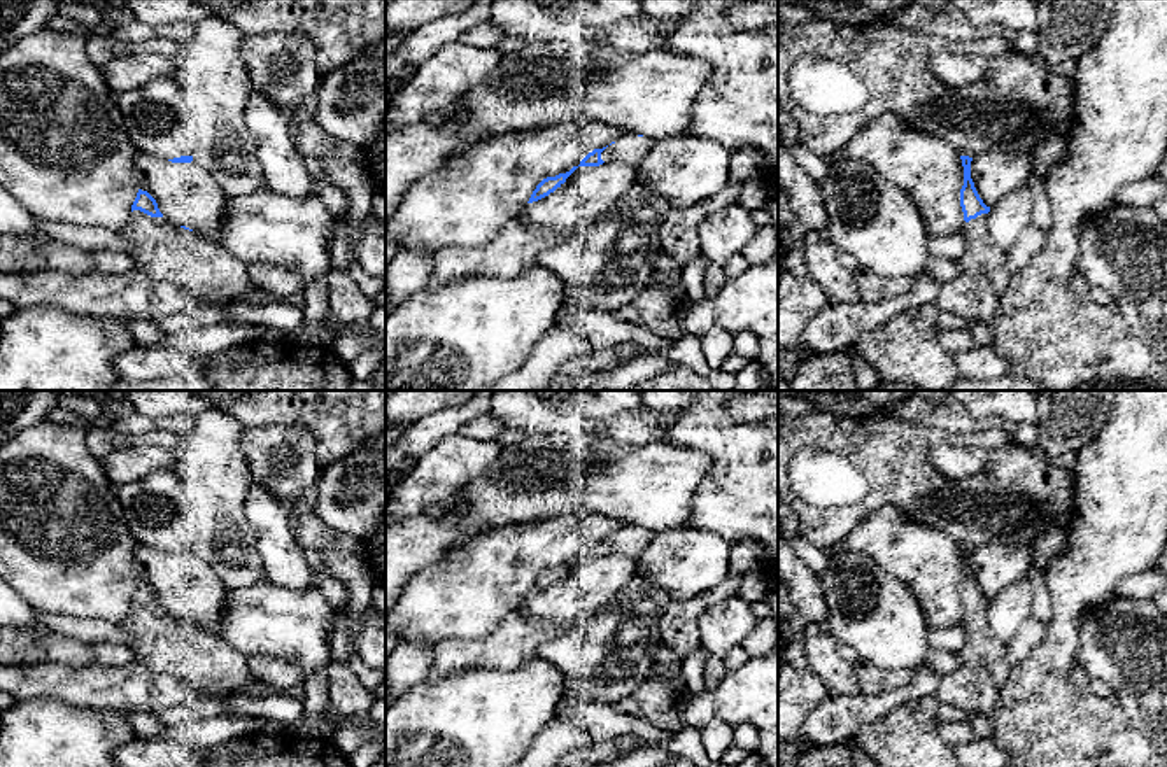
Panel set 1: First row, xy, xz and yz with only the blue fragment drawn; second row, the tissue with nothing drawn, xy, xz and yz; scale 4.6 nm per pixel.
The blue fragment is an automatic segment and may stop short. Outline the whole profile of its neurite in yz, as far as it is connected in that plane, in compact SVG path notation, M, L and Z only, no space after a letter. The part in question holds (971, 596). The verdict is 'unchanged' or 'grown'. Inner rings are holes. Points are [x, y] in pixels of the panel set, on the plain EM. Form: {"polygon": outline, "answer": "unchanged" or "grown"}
{"polygon": "M960 548L960 552L964 559L960 599L965 613L960 625L967 634L967 643L957 651L957 655L960 665L983 669L999 686L1002 686L1011 671L1006 658L1006 643L988 627L987 613L990 599L983 595L971 571L972 550Z", "answer": "grown"}

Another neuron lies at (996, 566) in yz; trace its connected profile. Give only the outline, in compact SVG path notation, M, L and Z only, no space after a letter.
M980 545L971 553L971 571L987 599L994 599L1011 583L1027 576L1034 566L1034 546L1030 545Z

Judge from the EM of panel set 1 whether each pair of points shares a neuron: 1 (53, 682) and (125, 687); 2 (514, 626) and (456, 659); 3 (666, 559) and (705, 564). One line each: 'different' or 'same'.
1: same
2: same
3: same

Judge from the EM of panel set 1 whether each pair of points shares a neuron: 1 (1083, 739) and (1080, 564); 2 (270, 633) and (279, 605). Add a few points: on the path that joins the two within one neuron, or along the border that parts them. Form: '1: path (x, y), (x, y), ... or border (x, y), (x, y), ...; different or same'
1: path (1064, 696), (1066, 608); same
2: path (272, 626), (279, 619), (279, 612); same

